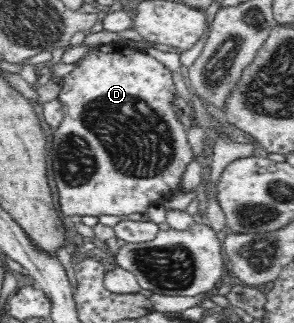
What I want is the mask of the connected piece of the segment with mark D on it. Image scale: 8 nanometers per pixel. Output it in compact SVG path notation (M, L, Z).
M118 42L95 46L75 64L76 68L74 71L64 77L64 87L60 89L58 94L58 99L60 104L62 104L63 118L61 124L55 127L52 133L51 159L54 181L56 181L59 193L60 211L66 216L67 220L70 217L79 219L84 216L99 218L101 215L113 215L125 219L133 213L146 214L150 205L162 205L165 199L180 191L179 186L182 174L194 156L190 143L186 139L187 131L183 128L182 122L177 118L173 110L172 102L175 100L177 92L173 83L172 73L154 57Z

